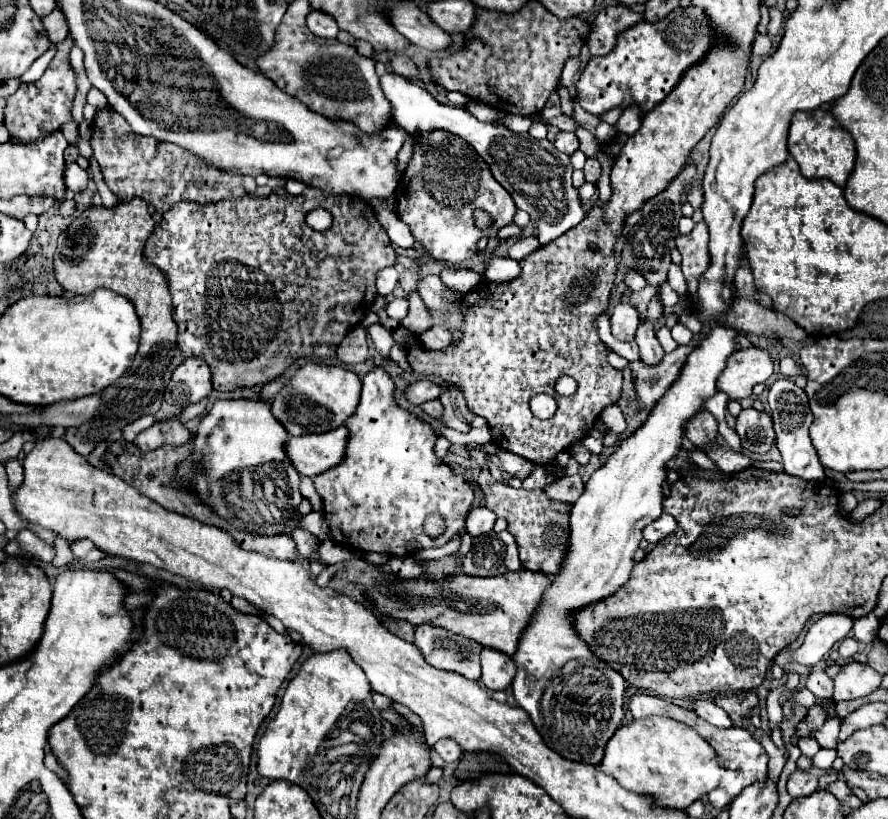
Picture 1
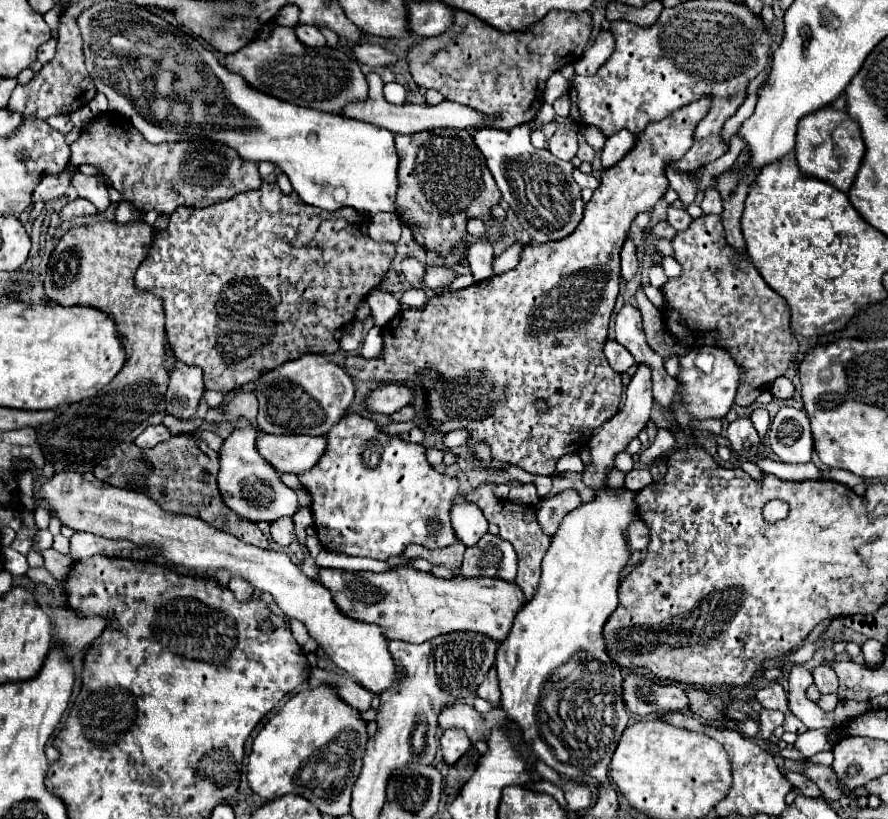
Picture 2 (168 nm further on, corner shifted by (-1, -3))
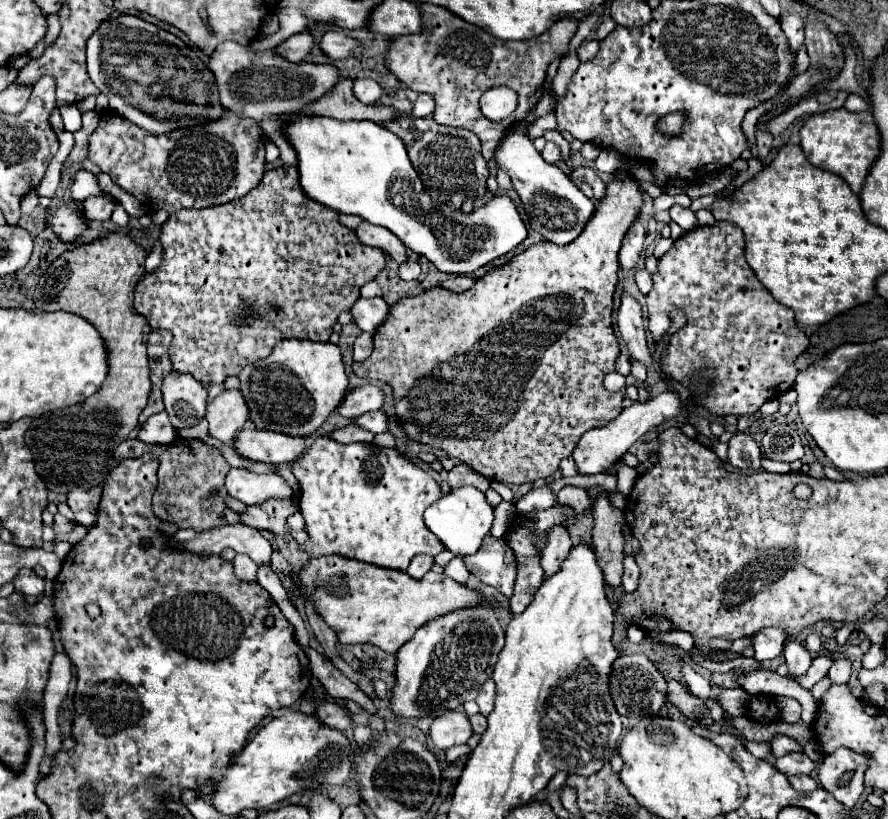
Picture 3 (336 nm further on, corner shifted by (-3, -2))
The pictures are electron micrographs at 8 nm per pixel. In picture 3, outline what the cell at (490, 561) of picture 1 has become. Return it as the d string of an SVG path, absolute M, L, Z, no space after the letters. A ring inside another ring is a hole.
M486 536L482 548L476 554L466 556L464 562L478 580L494 586L506 598L512 596L516 578L516 558L502 538Z

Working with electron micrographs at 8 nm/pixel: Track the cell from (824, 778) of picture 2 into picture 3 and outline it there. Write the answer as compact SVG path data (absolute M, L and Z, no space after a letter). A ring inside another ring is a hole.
M790 752L782 758L774 760L774 768L786 776L792 774L810 774L814 770L814 762L804 752Z

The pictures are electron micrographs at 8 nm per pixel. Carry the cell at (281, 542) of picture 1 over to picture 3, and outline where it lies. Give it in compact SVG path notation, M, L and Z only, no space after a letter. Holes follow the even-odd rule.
M126 440L116 448L114 458L124 460L130 456L140 456L142 452L156 452L160 456L158 468L158 490L156 492L156 516L162 522L174 522L178 528L194 528L194 530L208 530L218 528L224 524L236 524L238 514L232 512L224 504L226 488L224 478L230 470L230 464L224 460L222 452L216 446L208 446L200 440L176 440L172 444L162 446L146 446L138 440Z

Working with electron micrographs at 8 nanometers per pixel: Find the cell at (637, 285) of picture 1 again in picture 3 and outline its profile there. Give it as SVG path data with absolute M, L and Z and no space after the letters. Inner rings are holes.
M636 220L630 230L626 232L624 240L622 240L622 248L618 252L618 260L620 260L620 268L630 270L636 268L636 262L640 258L640 252L644 248L644 238L646 238L646 228L642 226L640 220Z

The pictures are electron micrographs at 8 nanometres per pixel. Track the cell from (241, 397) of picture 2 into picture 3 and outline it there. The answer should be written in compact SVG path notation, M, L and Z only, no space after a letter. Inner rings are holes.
M224 390L206 408L208 434L220 442L232 442L248 420L248 406L238 390Z

